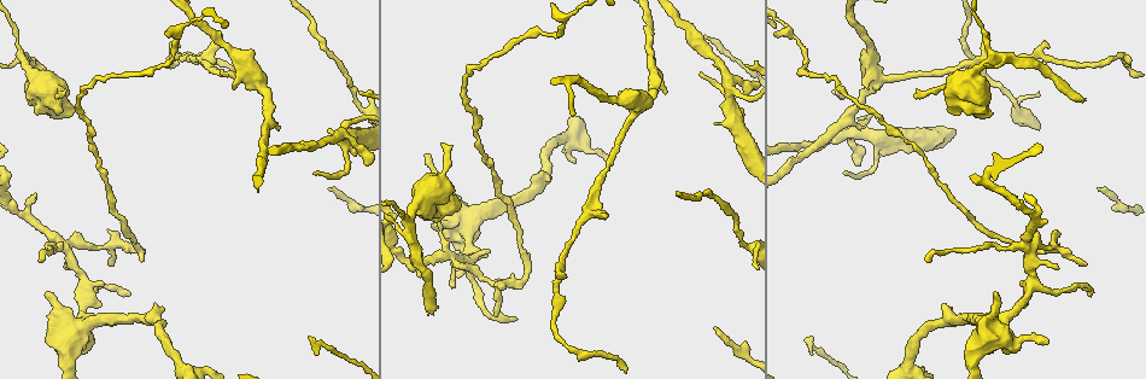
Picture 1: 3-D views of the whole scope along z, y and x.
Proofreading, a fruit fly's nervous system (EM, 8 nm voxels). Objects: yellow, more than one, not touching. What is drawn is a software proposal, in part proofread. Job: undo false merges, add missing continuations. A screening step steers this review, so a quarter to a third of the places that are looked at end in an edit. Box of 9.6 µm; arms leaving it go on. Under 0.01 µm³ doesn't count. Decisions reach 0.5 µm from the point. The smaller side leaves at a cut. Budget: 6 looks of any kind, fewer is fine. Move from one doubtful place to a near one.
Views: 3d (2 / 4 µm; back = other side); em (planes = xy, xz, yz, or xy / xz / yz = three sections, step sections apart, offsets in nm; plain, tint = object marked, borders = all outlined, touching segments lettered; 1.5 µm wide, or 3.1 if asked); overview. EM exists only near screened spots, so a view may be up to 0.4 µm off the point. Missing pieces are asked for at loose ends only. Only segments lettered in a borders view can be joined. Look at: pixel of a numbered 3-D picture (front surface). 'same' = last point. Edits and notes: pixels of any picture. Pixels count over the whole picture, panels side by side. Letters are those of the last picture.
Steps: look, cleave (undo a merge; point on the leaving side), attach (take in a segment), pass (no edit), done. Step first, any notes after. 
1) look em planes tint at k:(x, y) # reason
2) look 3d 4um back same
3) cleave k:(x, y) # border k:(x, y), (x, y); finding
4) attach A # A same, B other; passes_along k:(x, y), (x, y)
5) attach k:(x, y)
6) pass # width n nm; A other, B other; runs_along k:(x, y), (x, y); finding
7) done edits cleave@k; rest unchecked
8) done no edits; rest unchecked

look em yz step 8 plain at 1:(813, 338)

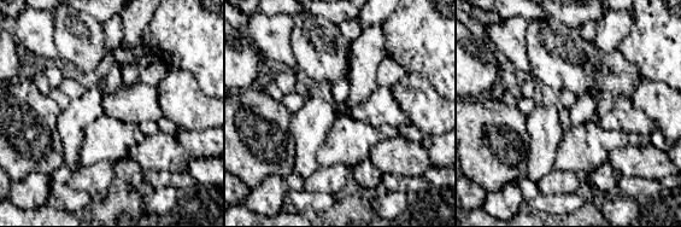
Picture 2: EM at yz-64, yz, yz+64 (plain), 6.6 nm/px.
look em yz step 8 tint same # where the object lies

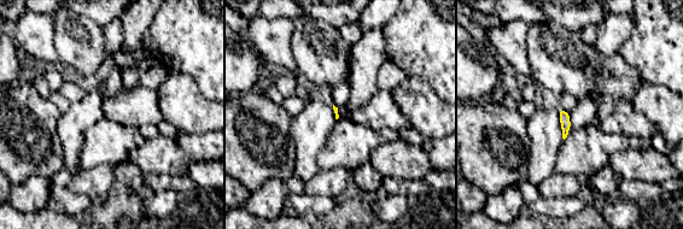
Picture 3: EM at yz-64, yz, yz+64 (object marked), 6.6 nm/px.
look em yz step 8 borders same

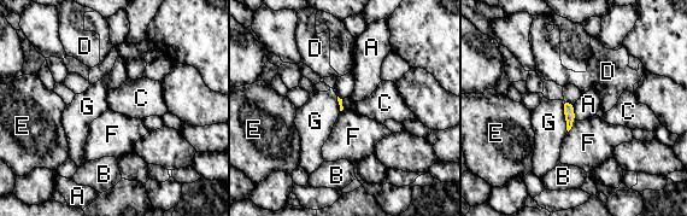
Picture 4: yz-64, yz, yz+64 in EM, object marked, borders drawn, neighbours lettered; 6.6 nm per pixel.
pass # A other, B other, C other, D other, E other, F other, G other; border 4:(573, 104), (575, 118); none of them fits

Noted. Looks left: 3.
look 3d 4um at 1:(263, 159) # thin neck

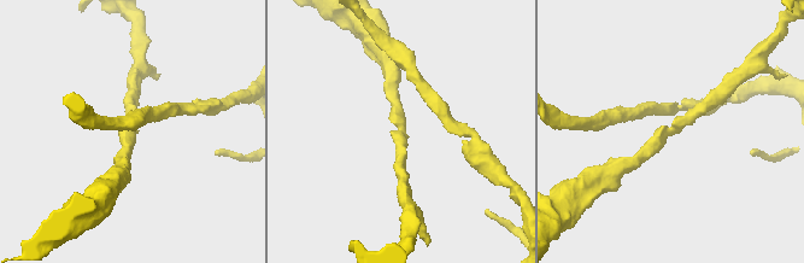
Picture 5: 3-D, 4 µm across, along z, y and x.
look em planes plain at 5:(402, 129) # need the tissue

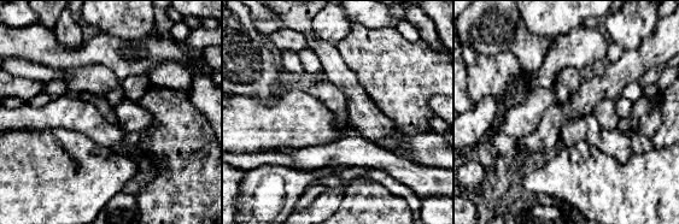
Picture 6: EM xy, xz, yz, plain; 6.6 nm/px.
look em planes borders same

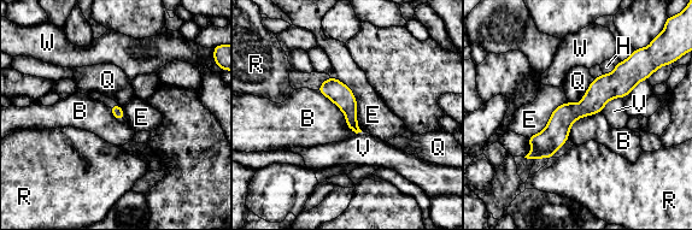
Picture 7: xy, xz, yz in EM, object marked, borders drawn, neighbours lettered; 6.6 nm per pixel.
pass # width 70 nm; B other, E other, H other, Q other, R other, V other, W other; border 7:(316, 90), (356, 133); all the same cell

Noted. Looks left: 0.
done no edits; rest unchecked

